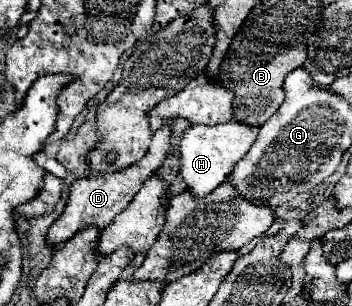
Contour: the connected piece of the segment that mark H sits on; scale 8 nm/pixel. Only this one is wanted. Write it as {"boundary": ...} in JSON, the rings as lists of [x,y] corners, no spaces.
{"boundary":[[[230,121],[226,125],[192,125],[180,141],[180,177],[186,183],[186,189],[192,197],[206,197],[212,189],[216,189],[228,177],[228,171],[240,161],[256,139],[256,129],[246,127],[238,121]]]}

